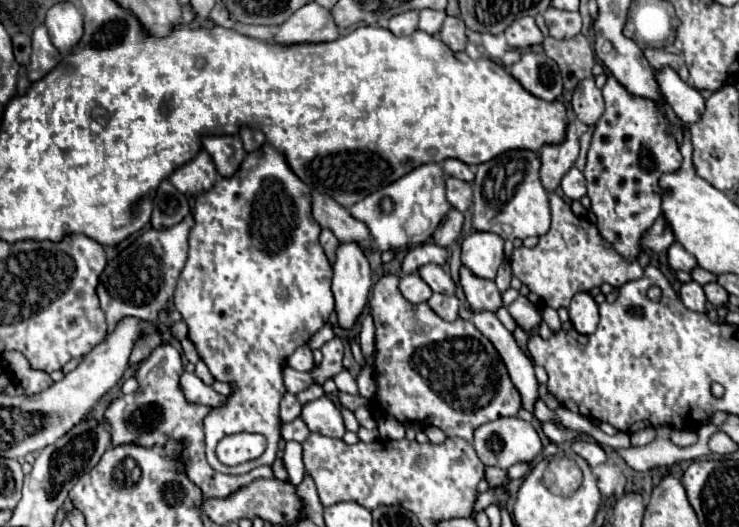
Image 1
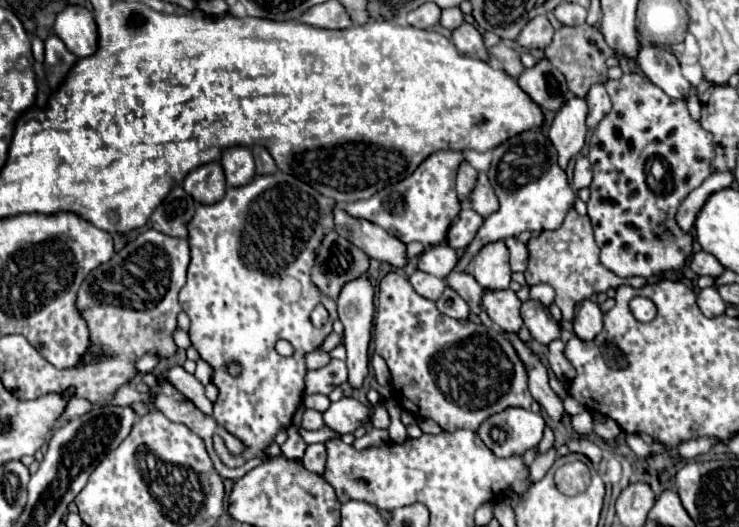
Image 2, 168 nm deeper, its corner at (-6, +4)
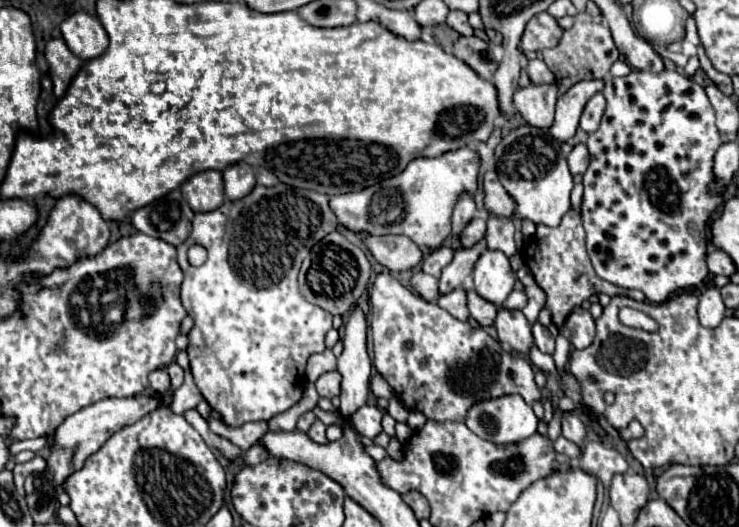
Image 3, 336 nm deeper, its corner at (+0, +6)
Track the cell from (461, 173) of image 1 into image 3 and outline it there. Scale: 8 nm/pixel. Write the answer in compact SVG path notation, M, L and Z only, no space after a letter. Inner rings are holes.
M462 194L460 200L454 206L454 214L452 214L452 248L460 248L458 244L458 234L462 232L462 228L476 216L476 204L472 194Z

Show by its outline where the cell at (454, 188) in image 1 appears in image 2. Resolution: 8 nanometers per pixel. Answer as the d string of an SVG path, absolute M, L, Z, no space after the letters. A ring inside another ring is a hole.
M480 172L478 184L470 196L470 208L474 208L482 218L488 218L490 214L494 214L498 210L498 198L484 172Z

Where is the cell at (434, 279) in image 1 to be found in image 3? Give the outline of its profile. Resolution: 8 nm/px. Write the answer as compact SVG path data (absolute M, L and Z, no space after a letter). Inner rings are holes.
M466 288L466 298L468 298L468 310L470 310L470 316L482 324L482 326L490 326L494 324L494 318L496 318L496 306L492 302L486 302L482 296L478 296L474 290Z

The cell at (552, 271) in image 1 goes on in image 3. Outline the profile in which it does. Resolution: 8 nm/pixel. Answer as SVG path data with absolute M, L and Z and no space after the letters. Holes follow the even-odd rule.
M568 210L558 228L546 228L542 224L536 226L536 234L526 246L526 256L528 256L526 266L530 268L536 282L544 288L546 308L552 312L552 320L558 328L564 326L564 320L572 312L572 308L580 306L592 294L604 292L608 296L628 296L634 300L644 300L644 294L640 290L620 288L620 286L614 286L596 276L596 272L590 264L590 258L586 254L586 238L584 238L580 212L576 212L576 210Z

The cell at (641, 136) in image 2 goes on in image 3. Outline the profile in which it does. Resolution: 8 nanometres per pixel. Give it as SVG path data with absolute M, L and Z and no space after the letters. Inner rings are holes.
M632 70L628 76L622 78L612 78L608 76L604 80L604 90L602 90L608 106L602 116L600 128L588 136L588 152L590 152L590 166L584 174L584 200L582 200L582 222L586 230L586 248L588 256L592 260L592 266L596 274L616 286L622 288L636 288L646 294L650 302L664 302L672 292L676 290L686 290L698 286L706 276L706 246L708 246L708 236L706 236L706 226L710 220L710 214L716 210L718 204L722 204L722 194L712 196L708 192L708 182L712 182L712 160L716 150L720 148L720 134L714 124L714 110L706 98L706 92L702 86L692 82L690 78L674 72L674 70L664 70L660 74L650 74L650 72L640 72Z

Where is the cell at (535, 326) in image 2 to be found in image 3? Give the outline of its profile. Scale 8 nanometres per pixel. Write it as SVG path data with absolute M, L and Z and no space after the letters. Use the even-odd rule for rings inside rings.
M546 328L546 330L532 330L532 334L534 334L534 344L536 344L542 352L554 354L554 336L548 332L548 328Z

